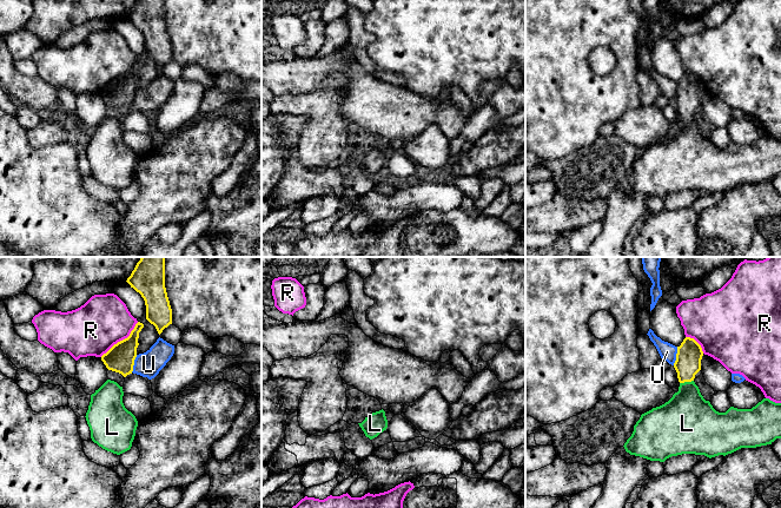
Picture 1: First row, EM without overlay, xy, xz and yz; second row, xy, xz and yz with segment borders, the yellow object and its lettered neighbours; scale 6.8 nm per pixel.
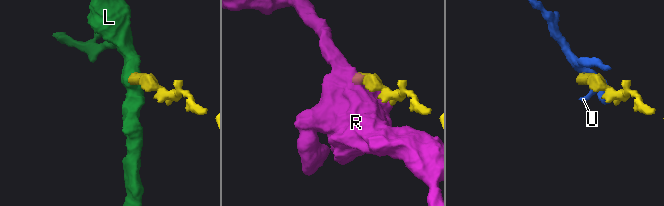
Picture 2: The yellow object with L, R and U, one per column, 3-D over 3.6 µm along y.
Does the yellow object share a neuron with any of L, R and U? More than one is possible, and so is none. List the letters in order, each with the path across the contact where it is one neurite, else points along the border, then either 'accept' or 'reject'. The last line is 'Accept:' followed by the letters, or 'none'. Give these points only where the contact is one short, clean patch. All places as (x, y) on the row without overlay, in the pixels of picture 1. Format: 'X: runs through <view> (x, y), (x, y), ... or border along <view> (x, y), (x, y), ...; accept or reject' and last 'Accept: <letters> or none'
L: runs through yz (689, 90), (686, 117), (687, 153); accept
R: border along xy (138, 58), (126, 73), (114, 79), (100, 92); reject
U: border along yz (677, 83), (673, 100); reject
Accept: L

